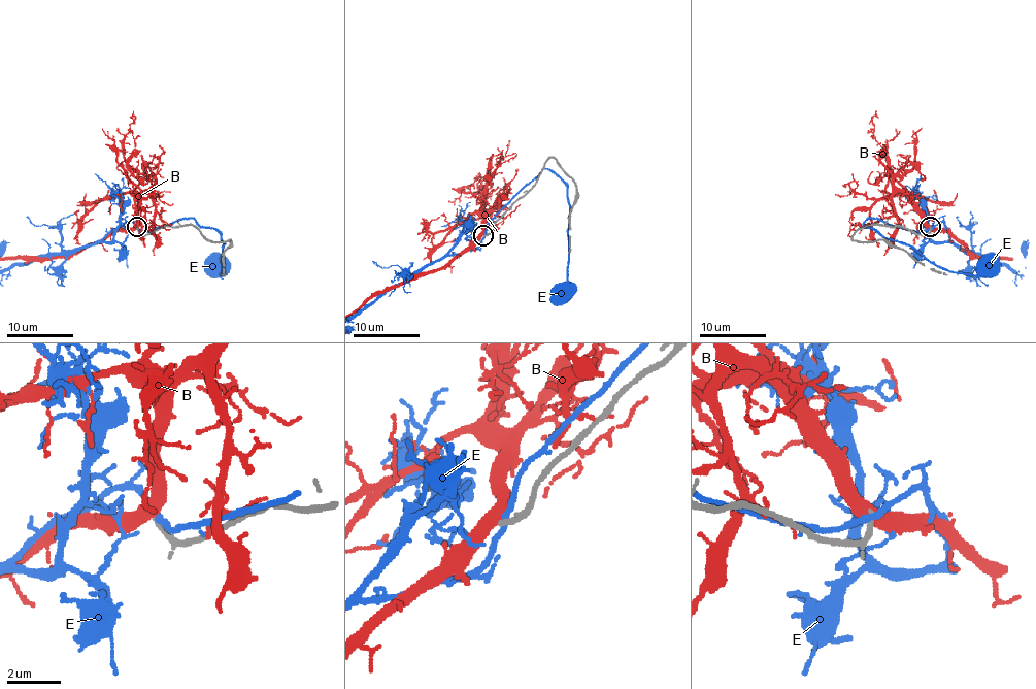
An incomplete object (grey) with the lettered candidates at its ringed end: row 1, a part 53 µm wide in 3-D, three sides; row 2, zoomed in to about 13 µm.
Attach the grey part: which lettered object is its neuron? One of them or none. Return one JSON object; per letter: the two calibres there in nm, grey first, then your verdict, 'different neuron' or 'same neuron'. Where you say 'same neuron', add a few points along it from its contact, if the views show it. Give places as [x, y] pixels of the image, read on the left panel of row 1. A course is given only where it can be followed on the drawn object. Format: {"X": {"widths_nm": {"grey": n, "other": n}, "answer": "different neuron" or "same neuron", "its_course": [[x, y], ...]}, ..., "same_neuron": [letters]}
{"B": {"widths_nm": {"grey": 200, "other": 480}, "answer": "same neuron"}, "E": {"widths_nm": {"grey": 220, "other": 220}, "answer": "different neuron"}, "same_neuron": ["B"]}

